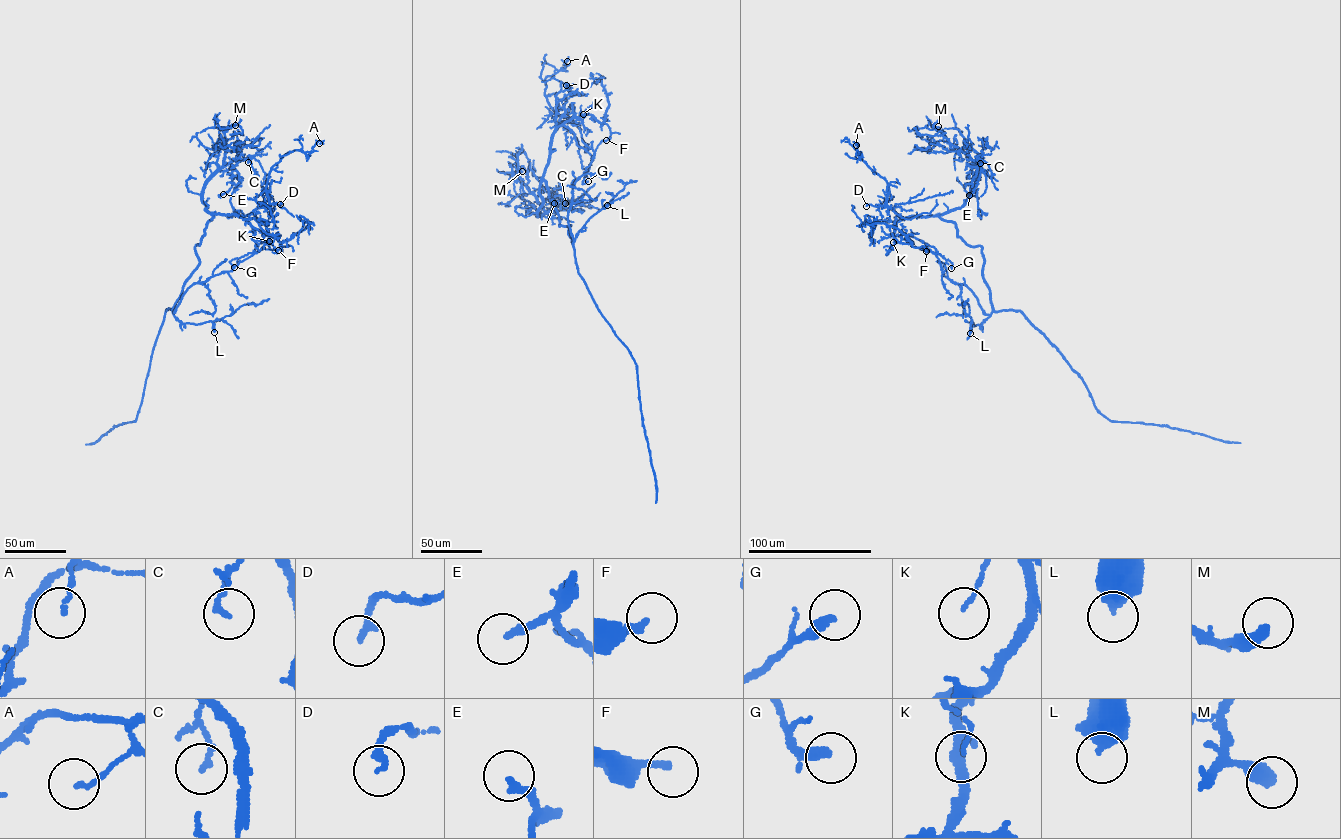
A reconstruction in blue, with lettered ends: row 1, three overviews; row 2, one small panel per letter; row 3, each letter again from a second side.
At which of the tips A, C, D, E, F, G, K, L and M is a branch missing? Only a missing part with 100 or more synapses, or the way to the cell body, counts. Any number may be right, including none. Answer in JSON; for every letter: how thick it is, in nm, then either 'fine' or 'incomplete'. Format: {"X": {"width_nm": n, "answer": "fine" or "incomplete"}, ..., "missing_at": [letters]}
{"A": {"width_nm": 110, "answer": "fine"}, "C": {"width_nm": 160, "answer": "fine"}, "D": {"width_nm": 200, "answer": "fine"}, "E": {"width_nm": 220, "answer": "fine"}, "F": {"width_nm": 180, "answer": "fine"}, "G": {"width_nm": 300, "answer": "fine"}, "K": {"width_nm": 90, "answer": "fine"}, "L": {"width_nm": 500, "answer": "fine"}, "M": {"width_nm": 380, "answer": "fine"}, "missing_at": []}

